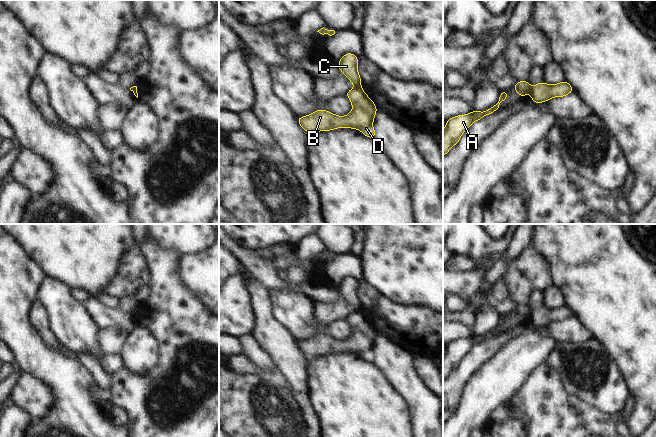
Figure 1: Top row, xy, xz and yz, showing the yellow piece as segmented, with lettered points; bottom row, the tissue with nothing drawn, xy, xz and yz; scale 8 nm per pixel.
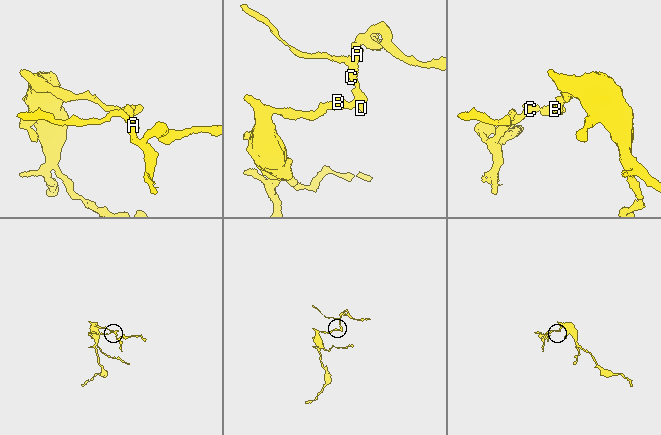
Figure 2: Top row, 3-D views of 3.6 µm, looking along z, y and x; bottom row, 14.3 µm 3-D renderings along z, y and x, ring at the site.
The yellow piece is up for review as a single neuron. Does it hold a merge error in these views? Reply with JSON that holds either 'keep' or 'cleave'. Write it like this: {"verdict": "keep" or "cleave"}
{"verdict": "cleave"}

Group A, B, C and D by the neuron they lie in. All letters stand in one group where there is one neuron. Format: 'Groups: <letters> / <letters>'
Groups: A C / B D.

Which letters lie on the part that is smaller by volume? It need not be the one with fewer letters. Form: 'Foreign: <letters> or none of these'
Foreign: A, C

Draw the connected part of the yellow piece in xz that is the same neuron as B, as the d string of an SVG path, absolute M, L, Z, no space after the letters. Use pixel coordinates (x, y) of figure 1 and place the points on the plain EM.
M361 311L349 314L346 320L353 330L348 339L340 341L320 333L310 339L298 341L298 347L308 357L347 351L358 353L365 360L374 363L375 354L372 347L377 336L374 326Z

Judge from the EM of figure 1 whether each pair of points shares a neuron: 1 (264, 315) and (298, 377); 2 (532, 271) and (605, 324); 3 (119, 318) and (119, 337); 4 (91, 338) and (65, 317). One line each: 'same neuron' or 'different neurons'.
1: same neuron
2: different neurons
3: different neurons
4: same neuron

